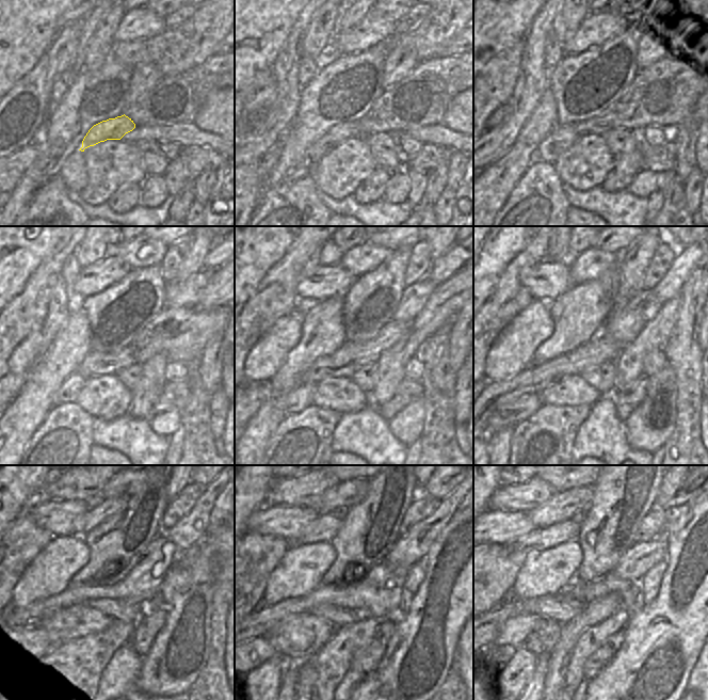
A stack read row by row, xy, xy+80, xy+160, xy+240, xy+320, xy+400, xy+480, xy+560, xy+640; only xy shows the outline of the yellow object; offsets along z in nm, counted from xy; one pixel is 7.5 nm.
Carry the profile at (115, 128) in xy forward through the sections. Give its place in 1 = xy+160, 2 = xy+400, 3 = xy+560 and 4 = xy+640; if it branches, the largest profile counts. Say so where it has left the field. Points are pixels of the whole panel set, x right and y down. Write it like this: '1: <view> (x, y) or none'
1: xy+160 (562, 138)
2: xy+400 (511, 413)
3: xy+560 (256, 651)
4: xy+640 (498, 655)

